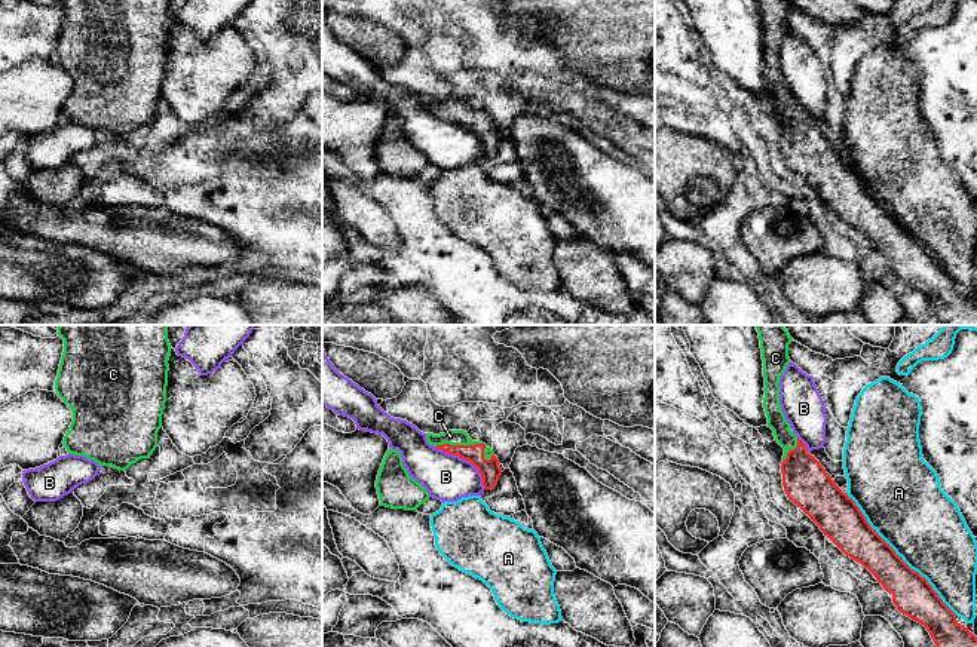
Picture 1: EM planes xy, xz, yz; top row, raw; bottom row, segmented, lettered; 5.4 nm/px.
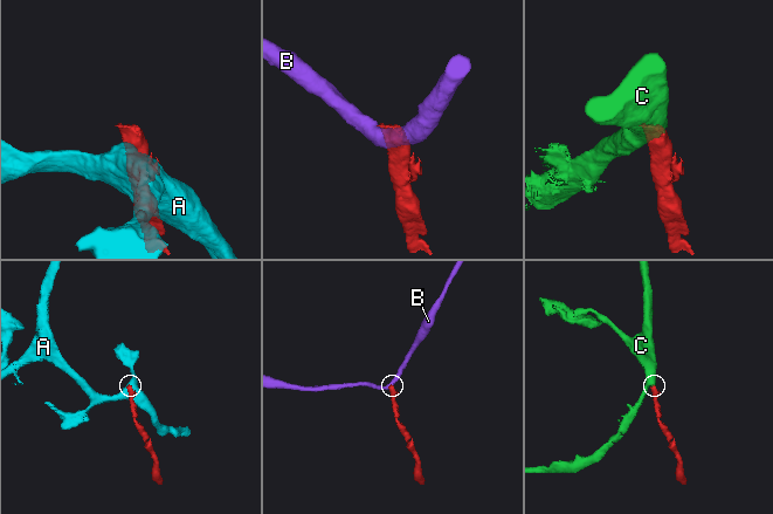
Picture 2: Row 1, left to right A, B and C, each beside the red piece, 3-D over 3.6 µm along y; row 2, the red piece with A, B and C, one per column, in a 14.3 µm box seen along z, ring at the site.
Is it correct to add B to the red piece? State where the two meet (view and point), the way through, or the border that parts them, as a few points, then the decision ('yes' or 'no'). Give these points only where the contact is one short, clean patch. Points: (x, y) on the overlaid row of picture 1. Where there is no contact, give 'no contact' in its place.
meets red in xz at (465, 459); border along xz (434, 447), (466, 459), (480, 474), (484, 488); no

